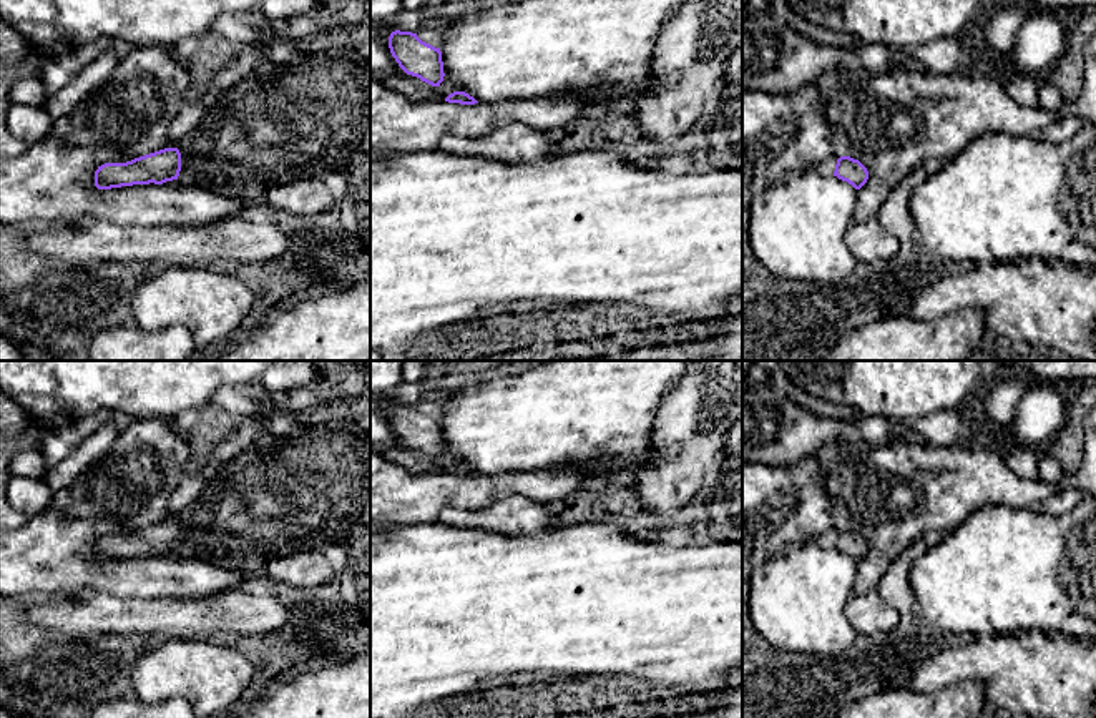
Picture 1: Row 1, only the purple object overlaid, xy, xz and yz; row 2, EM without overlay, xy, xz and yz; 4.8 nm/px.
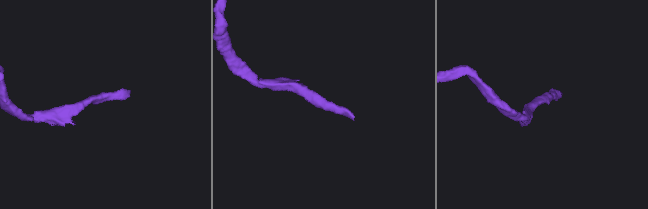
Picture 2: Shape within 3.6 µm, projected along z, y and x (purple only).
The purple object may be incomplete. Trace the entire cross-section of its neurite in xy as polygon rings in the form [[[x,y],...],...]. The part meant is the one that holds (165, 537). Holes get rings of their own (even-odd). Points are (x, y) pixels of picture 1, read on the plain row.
[[[164,520],[126,535],[105,535],[95,543],[95,558],[111,562],[133,557],[163,557],[178,552],[181,525],[178,520]]]

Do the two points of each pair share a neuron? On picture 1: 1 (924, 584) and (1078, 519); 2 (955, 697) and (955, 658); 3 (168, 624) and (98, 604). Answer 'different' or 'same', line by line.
1: same
2: different
3: same

